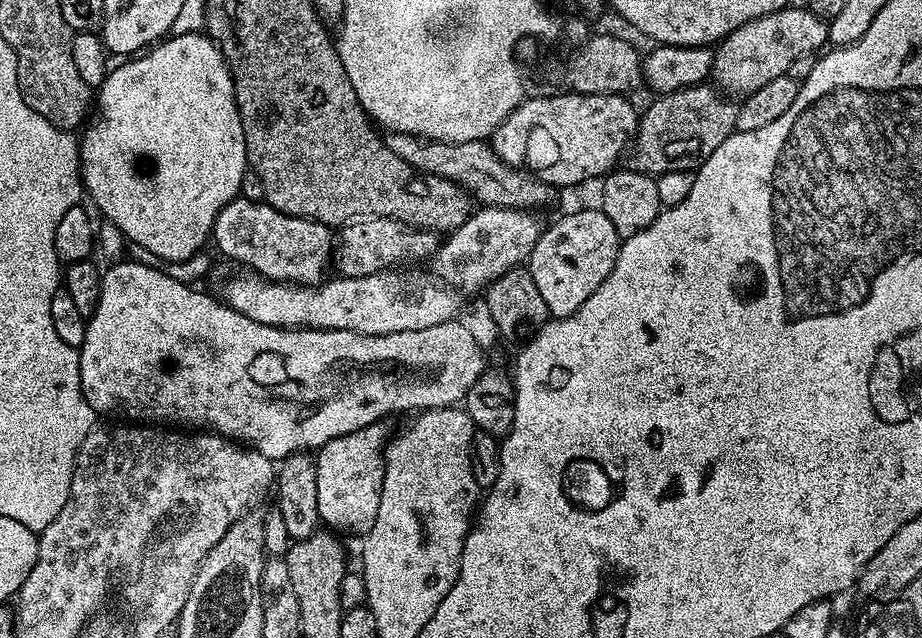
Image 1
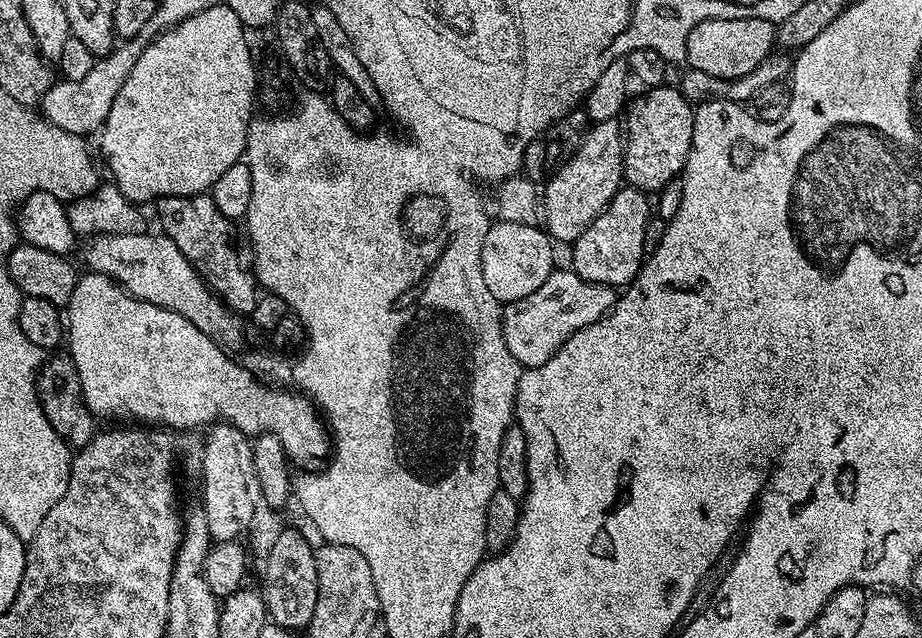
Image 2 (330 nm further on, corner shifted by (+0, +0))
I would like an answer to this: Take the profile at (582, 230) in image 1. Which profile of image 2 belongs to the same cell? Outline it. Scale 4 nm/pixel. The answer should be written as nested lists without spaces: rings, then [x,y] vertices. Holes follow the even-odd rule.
[[[621,186],[614,194],[612,201],[606,206],[603,214],[576,239],[575,244],[571,245],[571,271],[578,273],[583,280],[591,284],[607,284],[609,286],[627,286],[631,284],[632,279],[640,273],[640,265],[646,259],[644,235],[650,219],[650,200],[649,204],[648,200],[649,197],[645,193],[639,192],[637,188]]]

